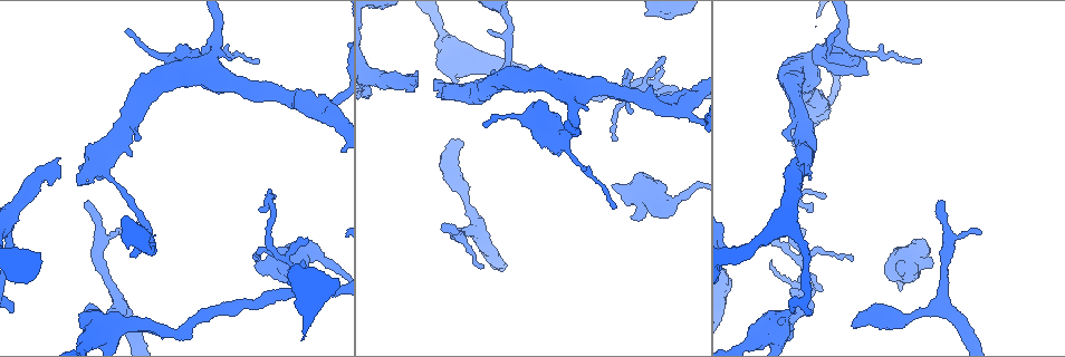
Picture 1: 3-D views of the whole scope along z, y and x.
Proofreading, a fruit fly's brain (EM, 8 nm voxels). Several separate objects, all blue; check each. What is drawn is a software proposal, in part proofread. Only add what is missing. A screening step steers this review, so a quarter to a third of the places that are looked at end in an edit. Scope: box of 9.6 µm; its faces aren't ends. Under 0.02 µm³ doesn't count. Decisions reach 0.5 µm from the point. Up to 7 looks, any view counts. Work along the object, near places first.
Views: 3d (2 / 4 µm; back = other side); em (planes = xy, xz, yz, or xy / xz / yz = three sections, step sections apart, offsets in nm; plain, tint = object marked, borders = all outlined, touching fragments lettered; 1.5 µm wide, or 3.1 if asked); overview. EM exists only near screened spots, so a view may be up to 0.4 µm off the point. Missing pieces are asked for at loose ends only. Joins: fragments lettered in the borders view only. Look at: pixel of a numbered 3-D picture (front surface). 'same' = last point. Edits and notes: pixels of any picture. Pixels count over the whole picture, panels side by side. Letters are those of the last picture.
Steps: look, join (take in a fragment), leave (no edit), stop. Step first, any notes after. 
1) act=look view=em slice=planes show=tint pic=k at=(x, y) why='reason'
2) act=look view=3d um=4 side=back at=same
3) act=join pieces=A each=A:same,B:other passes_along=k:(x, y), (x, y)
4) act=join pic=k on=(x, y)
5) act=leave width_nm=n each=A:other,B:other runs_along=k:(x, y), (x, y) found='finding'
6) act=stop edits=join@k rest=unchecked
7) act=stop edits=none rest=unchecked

act=look view=3d um=2 pic=1 at=(821, 291) why='branch stops here'

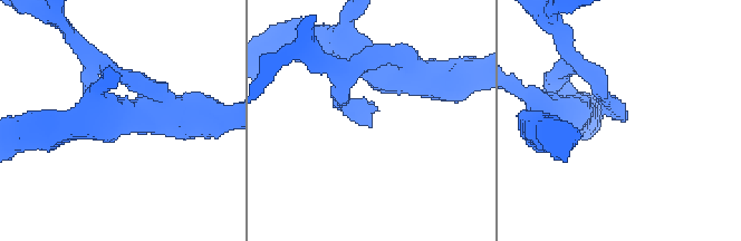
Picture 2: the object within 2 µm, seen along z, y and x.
act=look view=em slice=xz step=4 show=borders pic=2 at=(369, 126)

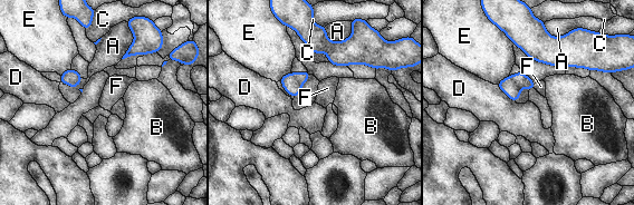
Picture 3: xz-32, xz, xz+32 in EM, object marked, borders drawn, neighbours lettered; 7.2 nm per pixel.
act=leave each=A:other,B:other,C:other,D:other,E:other,F:other border=3:(495, 85), (515, 101) found='no lettered fragment goes on from it'

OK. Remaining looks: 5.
act=look view=3d um=2 pic=1 at=(461, 141) why='thick end'

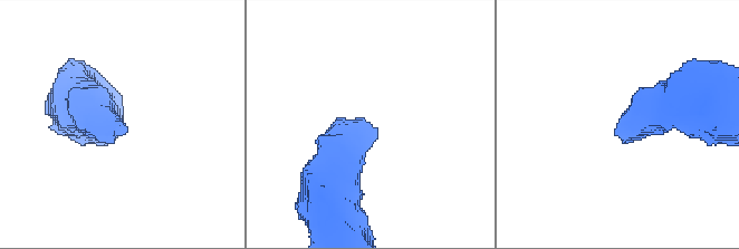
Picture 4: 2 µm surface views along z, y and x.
act=look view=em slice=xy step=8 show=borders pic=4 at=(628, 133) why='now the EM'

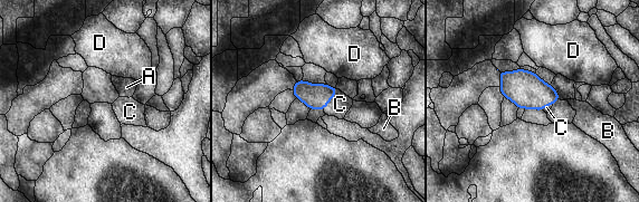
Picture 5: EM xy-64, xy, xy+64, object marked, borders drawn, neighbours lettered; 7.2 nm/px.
act=look view=em slice=planes show=borders at=same why='another direction'

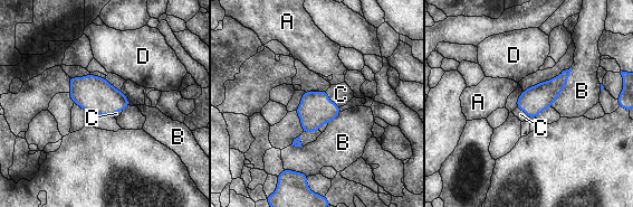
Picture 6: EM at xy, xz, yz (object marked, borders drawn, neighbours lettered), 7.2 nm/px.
act=join pieces=C longest_contact=B:320nm each=A:other,B:other,C:same,D:other passes_along=6:(315, 109), (328, 101), (341, 94) found='it goes on there'

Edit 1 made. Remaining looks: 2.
act=stop edits=join@6 rest=unchecked

